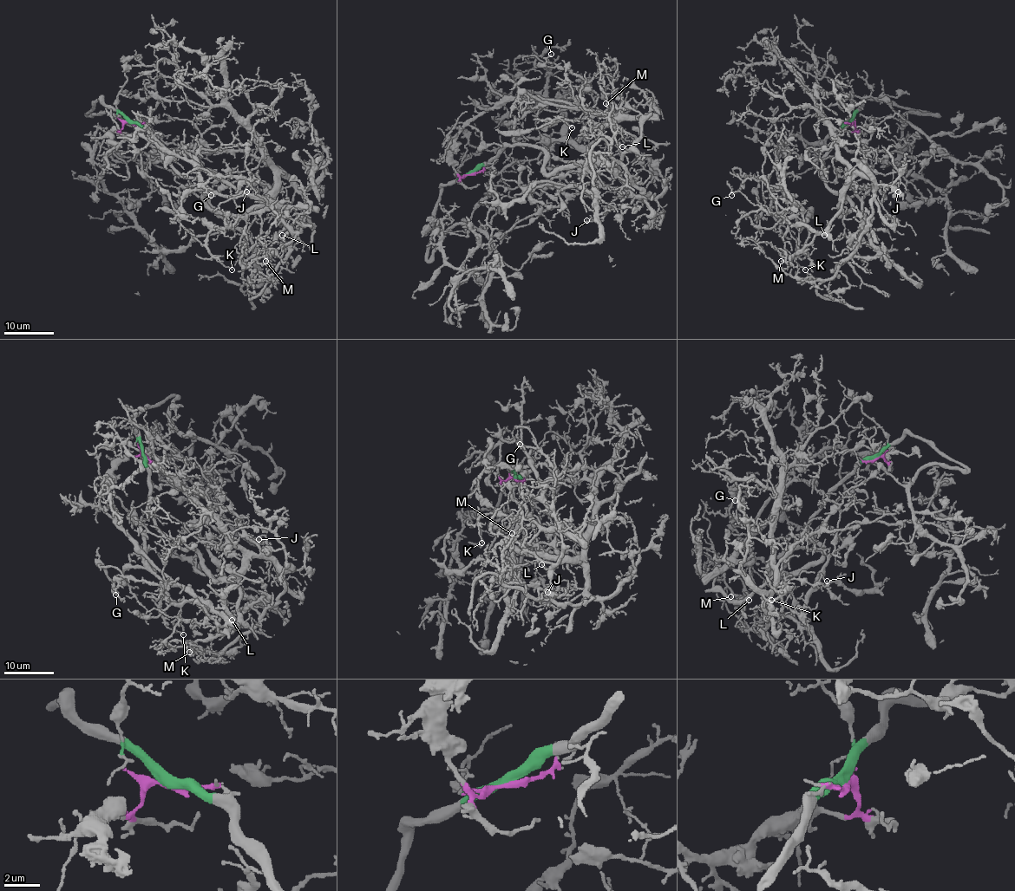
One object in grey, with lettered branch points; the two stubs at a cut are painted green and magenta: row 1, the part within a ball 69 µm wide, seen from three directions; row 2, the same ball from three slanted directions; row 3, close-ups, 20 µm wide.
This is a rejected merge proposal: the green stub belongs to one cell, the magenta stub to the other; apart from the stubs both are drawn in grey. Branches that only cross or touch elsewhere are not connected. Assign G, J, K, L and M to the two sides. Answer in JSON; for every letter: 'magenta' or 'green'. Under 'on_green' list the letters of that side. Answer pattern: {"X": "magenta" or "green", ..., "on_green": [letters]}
{"G": "magenta", "J": "green", "K": "magenta", "L": "green", "M": "green", "on_green": ["J", "L", "M"]}

